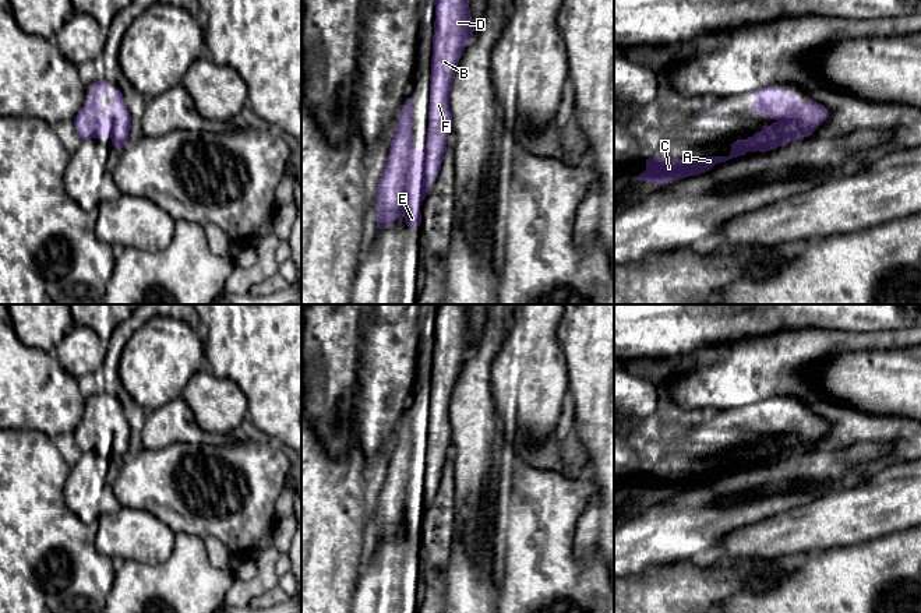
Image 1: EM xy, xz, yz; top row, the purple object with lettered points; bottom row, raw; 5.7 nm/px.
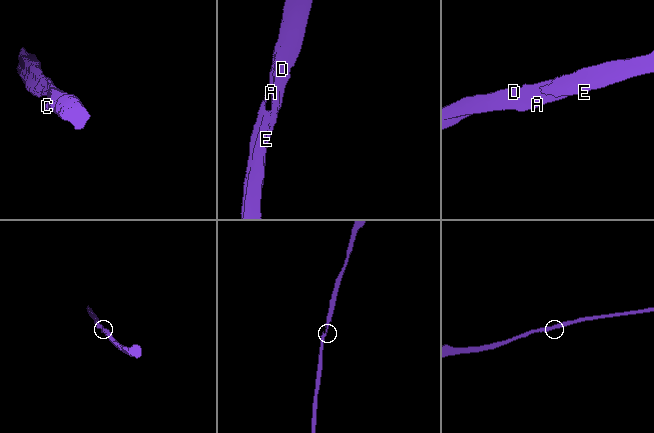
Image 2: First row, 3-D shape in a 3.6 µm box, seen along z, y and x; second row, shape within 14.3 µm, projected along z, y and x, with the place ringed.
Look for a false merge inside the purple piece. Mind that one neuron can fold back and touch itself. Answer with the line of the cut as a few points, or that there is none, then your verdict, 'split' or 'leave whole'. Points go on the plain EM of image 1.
no cut | leave whole

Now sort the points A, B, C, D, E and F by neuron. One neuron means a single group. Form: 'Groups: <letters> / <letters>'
Groups: A B C D E F

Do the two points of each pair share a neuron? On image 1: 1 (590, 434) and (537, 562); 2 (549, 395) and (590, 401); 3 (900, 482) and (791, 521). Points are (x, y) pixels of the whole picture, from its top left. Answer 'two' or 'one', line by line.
1: two
2: two
3: one

